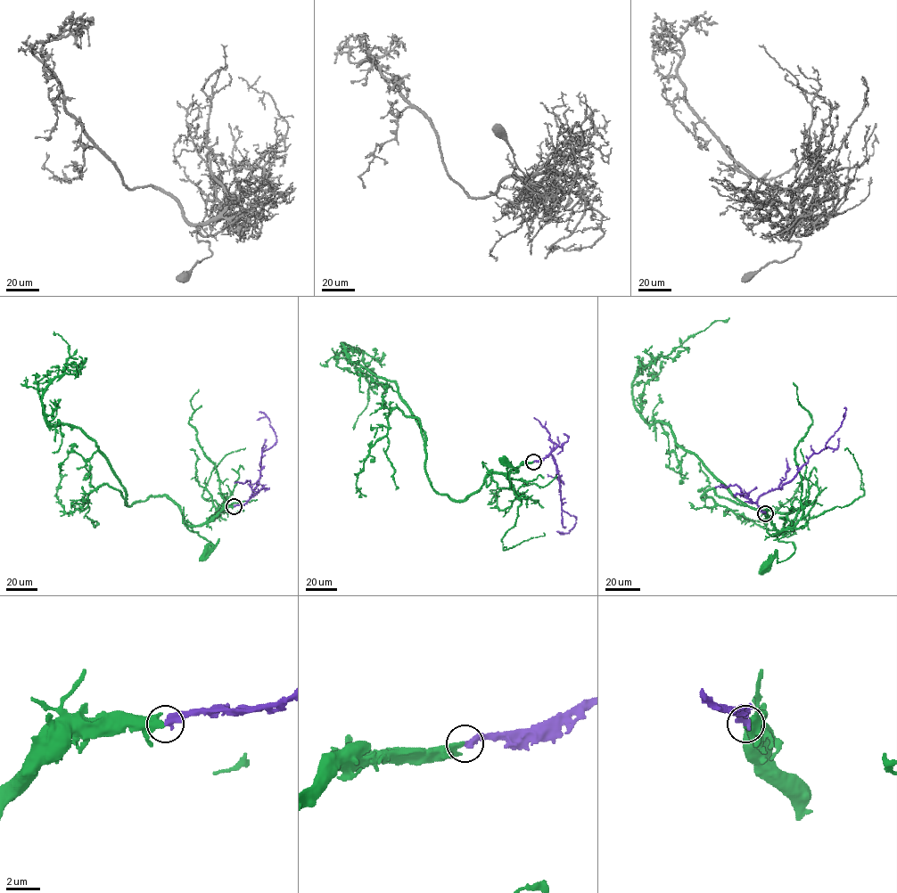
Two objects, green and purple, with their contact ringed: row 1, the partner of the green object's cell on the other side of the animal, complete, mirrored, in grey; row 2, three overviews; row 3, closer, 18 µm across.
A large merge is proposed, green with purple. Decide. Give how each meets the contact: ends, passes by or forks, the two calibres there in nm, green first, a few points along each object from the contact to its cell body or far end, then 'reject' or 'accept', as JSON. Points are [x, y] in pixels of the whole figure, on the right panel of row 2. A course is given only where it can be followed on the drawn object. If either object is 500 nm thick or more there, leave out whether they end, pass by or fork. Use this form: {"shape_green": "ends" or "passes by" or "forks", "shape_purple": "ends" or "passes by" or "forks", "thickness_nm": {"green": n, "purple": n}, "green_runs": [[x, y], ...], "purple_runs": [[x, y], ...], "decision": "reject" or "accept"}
{"shape_green": "ends", "shape_purple": "ends", "thickness_nm": {"green": 460, "purple": 380}, "green_runs": [[765, 513], [778, 531], [779, 541], [792, 542], [794, 549], [789, 557], [778, 562], [777, 554], [767, 565]], "purple_runs": [[765, 513], [757, 504], [757, 499], [789, 482], [808, 459], [825, 447], [843, 422], [843, 416]], "decision": "accept"}

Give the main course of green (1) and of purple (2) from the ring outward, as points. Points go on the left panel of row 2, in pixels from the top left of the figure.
1: (234, 506), (224, 507), (206, 523), (187, 526), (209, 541), (209, 550), (216, 543), (206, 553)
2: (234, 506), (243, 504), (251, 495), (260, 477), (261, 453), (276, 440), (269, 419), (264, 416), (257, 420)

